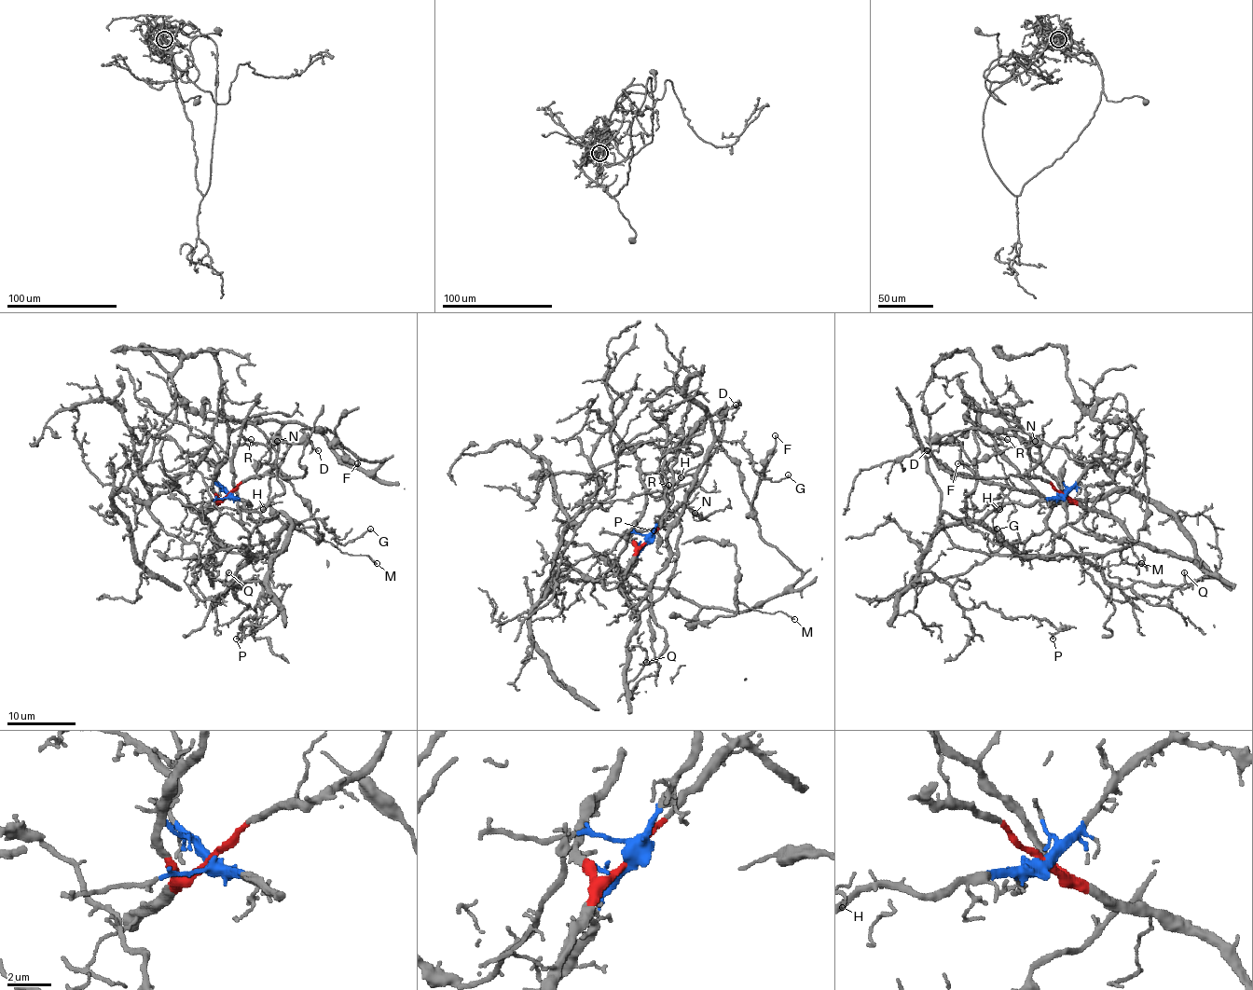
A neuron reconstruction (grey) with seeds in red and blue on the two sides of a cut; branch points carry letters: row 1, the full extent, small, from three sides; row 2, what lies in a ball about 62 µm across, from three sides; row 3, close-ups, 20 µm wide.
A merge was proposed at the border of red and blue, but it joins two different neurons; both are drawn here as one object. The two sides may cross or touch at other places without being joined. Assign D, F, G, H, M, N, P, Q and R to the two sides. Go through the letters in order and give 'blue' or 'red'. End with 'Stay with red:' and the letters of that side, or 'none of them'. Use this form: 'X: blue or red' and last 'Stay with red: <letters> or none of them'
D: red
F: red
G: blue
H: blue
M: red
N: red
P: blue
Q: red
R: blue
Stay with red: D, F, M, N, Q

